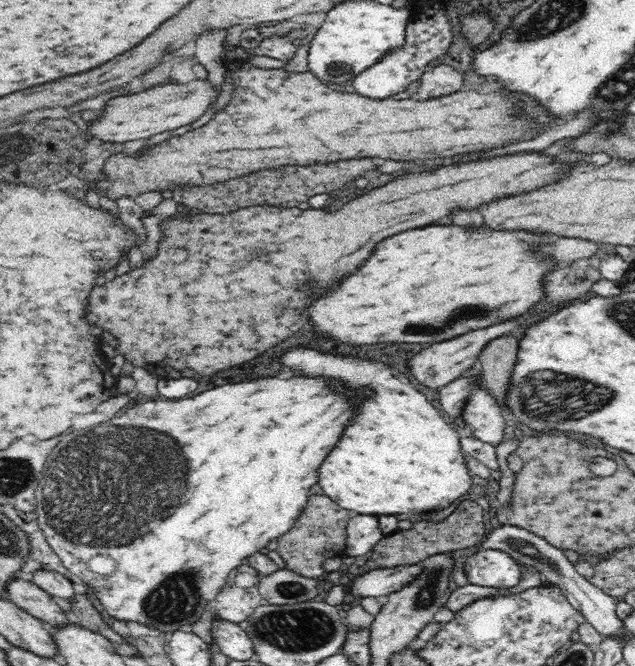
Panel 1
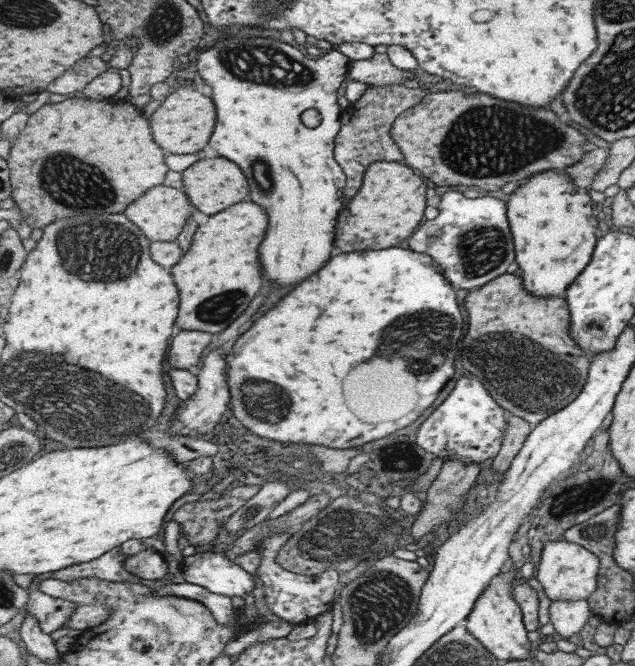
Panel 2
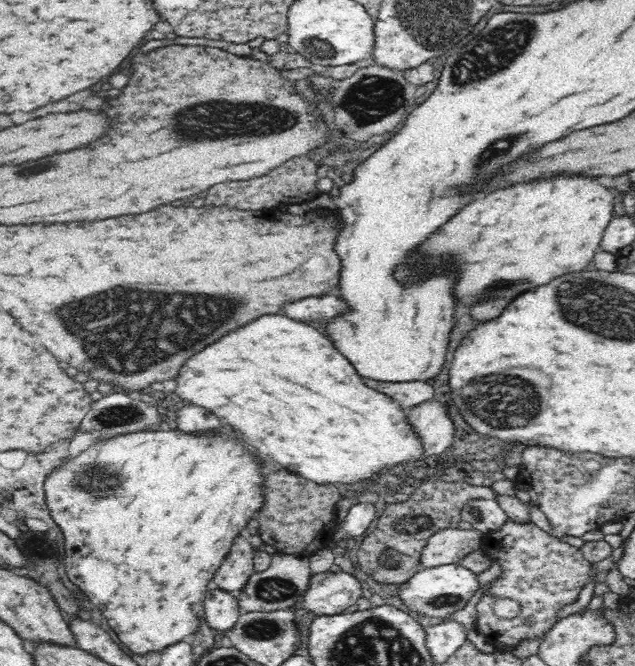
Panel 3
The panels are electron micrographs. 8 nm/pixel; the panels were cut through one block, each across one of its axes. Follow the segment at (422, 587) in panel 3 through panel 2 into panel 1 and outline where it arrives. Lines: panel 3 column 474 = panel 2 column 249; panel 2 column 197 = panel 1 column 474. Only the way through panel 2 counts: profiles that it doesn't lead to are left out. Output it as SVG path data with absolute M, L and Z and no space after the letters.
M482 549L464 561L464 572L469 588L485 587L511 589L523 577L523 565L508 552Z

